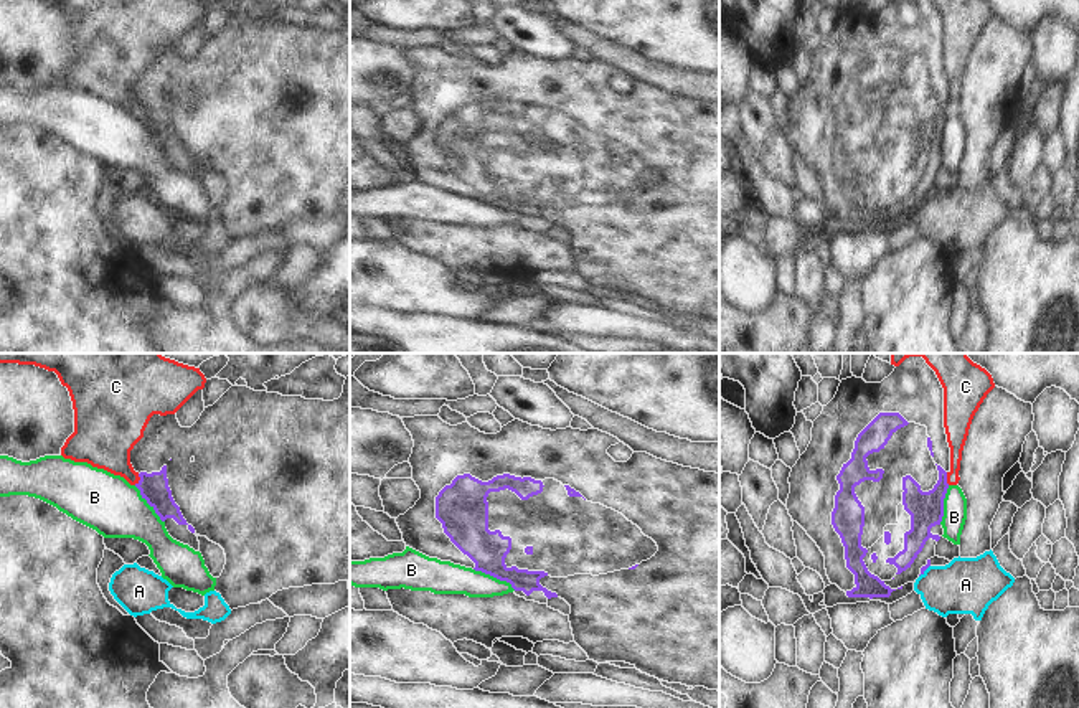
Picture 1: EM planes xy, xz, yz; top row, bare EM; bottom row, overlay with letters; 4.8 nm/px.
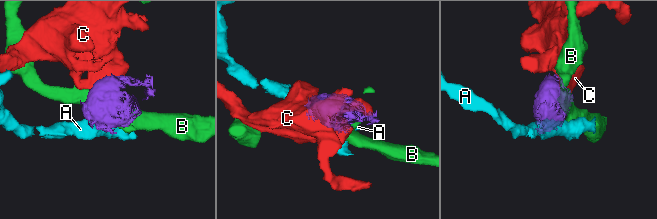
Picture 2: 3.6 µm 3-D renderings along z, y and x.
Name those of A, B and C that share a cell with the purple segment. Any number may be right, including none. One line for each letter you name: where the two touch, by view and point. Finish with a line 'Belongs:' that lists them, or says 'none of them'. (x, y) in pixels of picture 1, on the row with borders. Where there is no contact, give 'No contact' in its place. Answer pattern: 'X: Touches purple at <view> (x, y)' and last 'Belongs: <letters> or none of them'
Belongs: none of them

